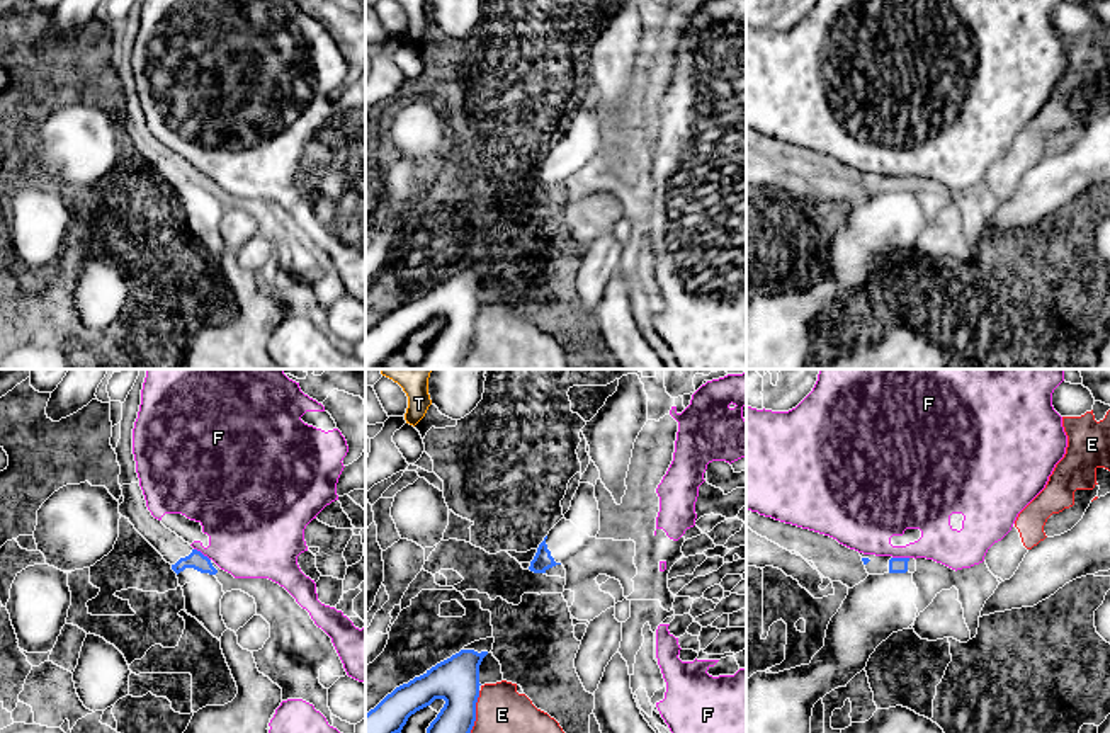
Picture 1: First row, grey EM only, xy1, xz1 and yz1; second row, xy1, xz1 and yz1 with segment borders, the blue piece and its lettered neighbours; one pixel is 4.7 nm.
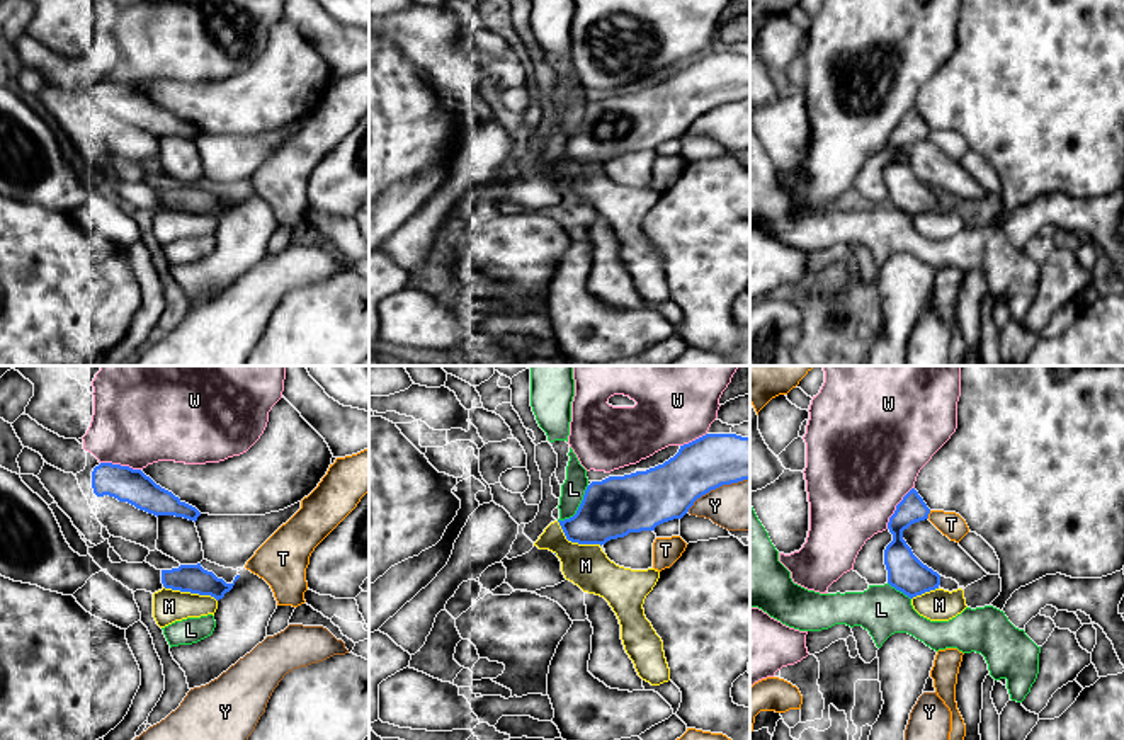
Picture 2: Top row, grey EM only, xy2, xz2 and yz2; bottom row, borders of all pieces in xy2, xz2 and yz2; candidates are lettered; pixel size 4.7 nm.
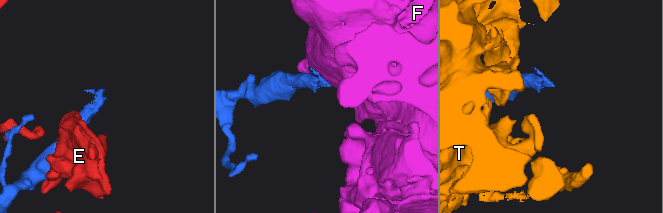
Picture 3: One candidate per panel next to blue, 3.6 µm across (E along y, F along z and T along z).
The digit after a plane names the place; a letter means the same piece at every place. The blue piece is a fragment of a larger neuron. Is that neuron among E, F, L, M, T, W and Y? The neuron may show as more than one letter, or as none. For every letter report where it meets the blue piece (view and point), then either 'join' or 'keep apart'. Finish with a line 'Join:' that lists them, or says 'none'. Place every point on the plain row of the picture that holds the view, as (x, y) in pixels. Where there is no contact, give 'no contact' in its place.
E: meets blue in xz1 at (475, 339); keep apart
F: meets blue in xy1 at (201, 172); keep apart
L: meets blue in xz2 at (579, 126); keep apart
M: meets blue in xy2 at (191, 211); keep apart
T: meets blue in yz2 at (929, 131); keep apart
W: meets blue in yz2 at (896, 126); keep apart
Y: meets blue in xz2 at (716, 106); keep apart
Join: none

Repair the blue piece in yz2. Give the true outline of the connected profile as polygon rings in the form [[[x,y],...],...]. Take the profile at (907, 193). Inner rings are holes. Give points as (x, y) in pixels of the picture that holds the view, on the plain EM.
[[[911,107],[896,124],[888,141],[888,148],[893,153],[893,160],[884,168],[888,202],[910,218],[935,209],[940,204],[940,194],[923,184],[903,158],[903,150],[915,141],[928,138],[928,133],[930,128],[923,117]]]

